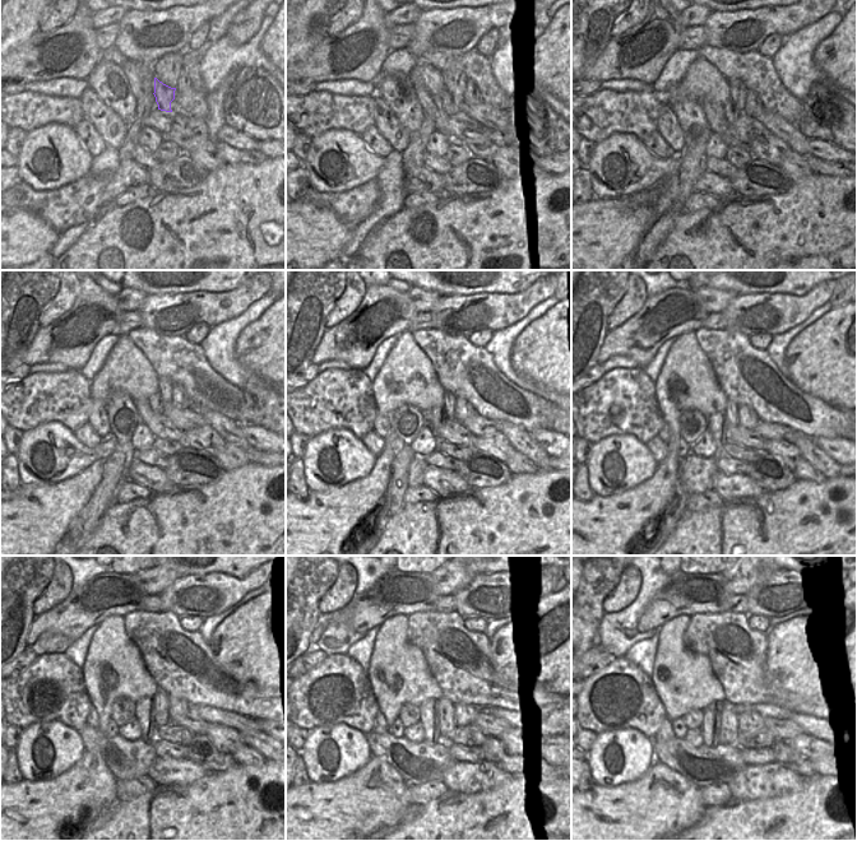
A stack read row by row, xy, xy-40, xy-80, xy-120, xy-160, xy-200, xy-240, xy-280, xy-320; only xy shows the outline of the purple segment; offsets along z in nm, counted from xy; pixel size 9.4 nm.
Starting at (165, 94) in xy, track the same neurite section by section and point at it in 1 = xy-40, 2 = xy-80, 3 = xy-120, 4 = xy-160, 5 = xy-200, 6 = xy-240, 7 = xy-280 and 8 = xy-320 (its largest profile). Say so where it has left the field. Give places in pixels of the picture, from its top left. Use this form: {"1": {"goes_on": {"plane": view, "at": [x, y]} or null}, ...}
{"1": {"goes_on": {"plane": "xy-40", "at": [449, 106]}}, "2": {"goes_on": {"plane": "xy-80", "at": [730, 114]}}, "3": {"goes_on": {"plane": "xy-120", "at": [156, 404]}}, "4": {"goes_on": {"plane": "xy-160", "at": [435, 414]}}, "5": {"goes_on": {"plane": "xy-200", "at": [716, 421]}}, "6": {"goes_on": {"plane": "xy-240", "at": [143, 706]}}, "7": {"goes_on": {"plane": "xy-280", "at": [427, 709]}}, "8": {"goes_on": {"plane": "xy-320", "at": [708, 726]}}}

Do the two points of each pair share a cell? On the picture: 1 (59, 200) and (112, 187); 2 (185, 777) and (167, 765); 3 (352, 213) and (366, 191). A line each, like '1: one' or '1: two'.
1: one
2: one
3: one

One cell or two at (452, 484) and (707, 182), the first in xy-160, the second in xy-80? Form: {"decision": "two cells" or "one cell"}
{"decision": "one cell"}

